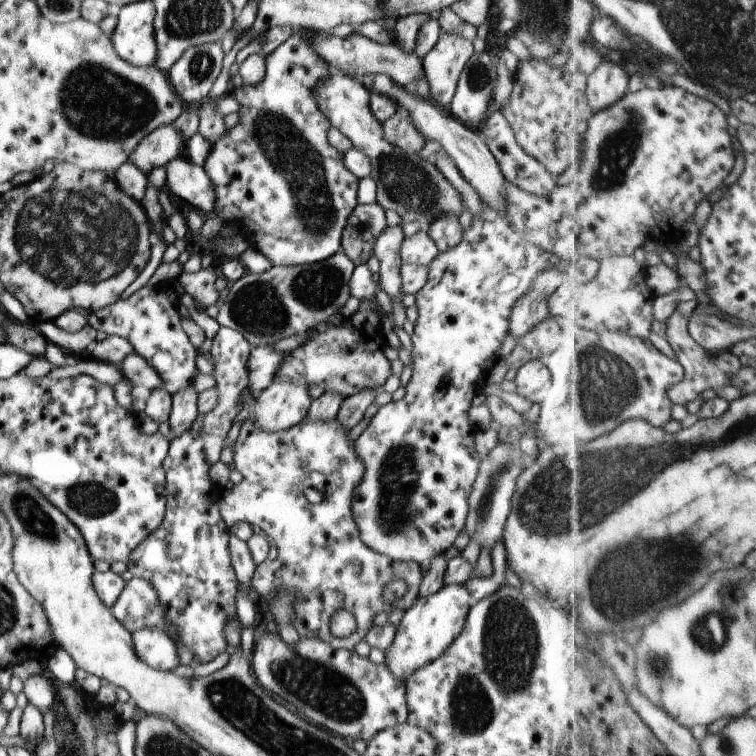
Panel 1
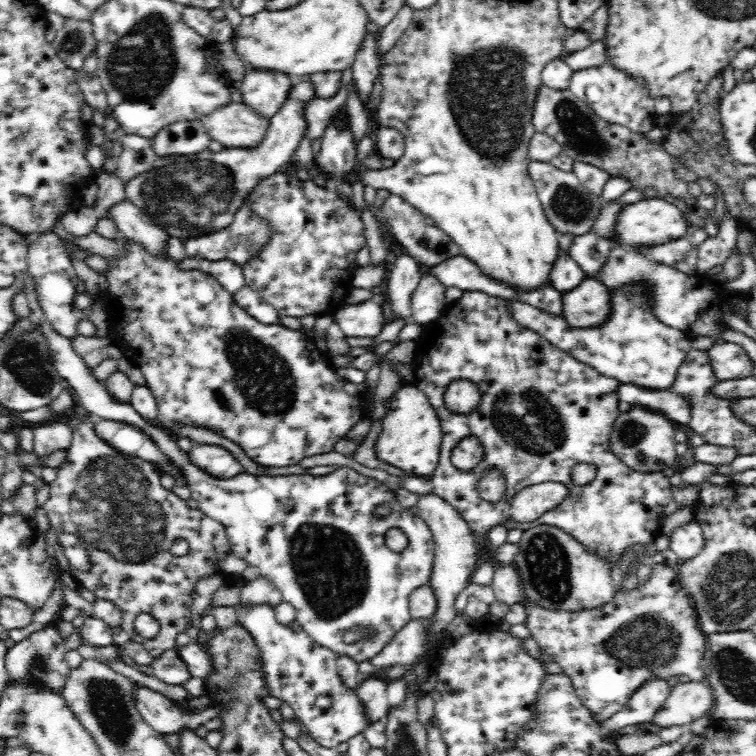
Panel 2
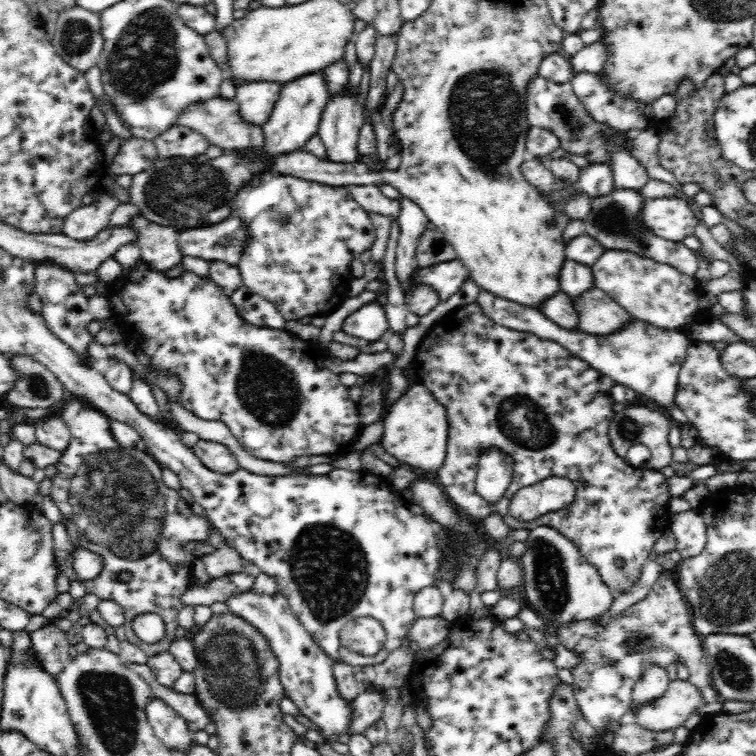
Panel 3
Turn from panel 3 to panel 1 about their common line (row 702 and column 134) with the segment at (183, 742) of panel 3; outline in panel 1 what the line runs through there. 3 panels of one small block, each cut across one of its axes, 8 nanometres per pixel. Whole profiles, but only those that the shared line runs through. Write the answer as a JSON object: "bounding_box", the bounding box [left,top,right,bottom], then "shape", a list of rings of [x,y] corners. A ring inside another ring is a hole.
{"bounding_box":[129,122,185,176],"shape":[[[174,122],[162,124],[134,148],[129,160],[148,176],[154,168],[166,167],[177,158],[181,146],[185,145],[181,137],[182,134],[175,128]]]}

